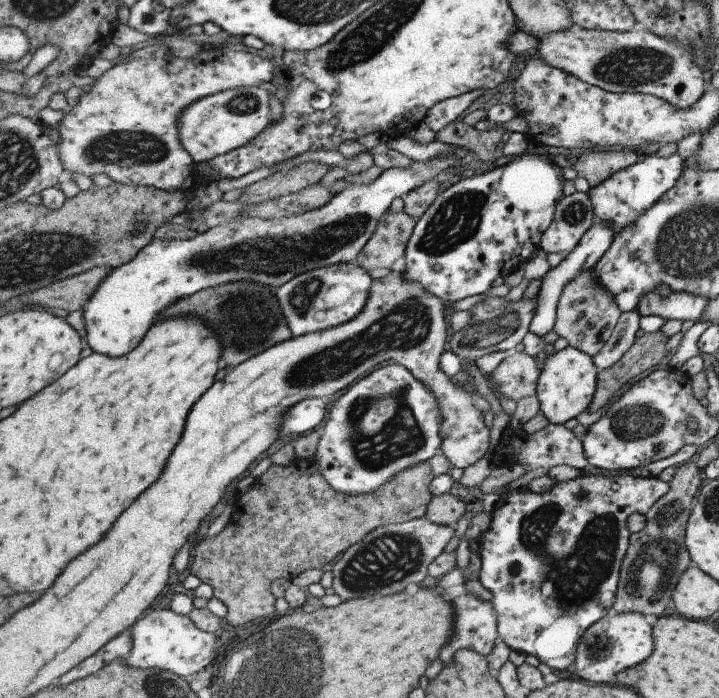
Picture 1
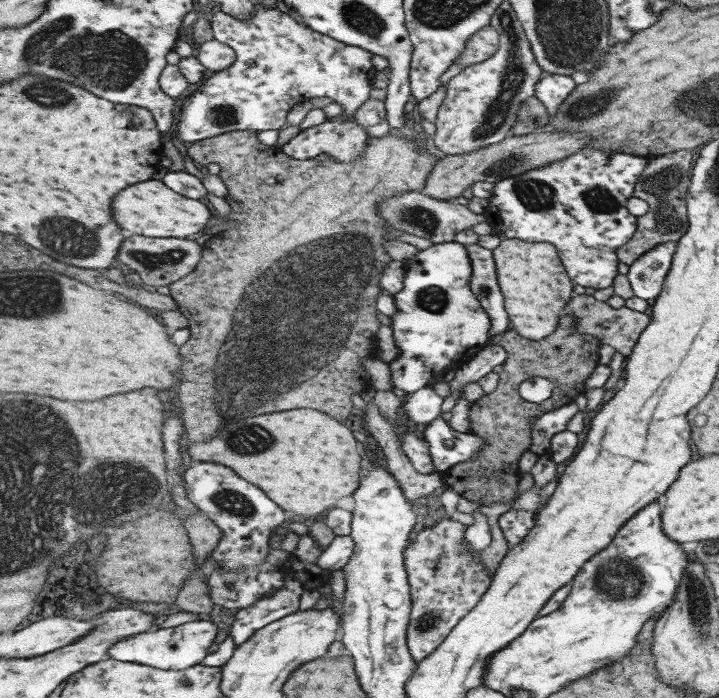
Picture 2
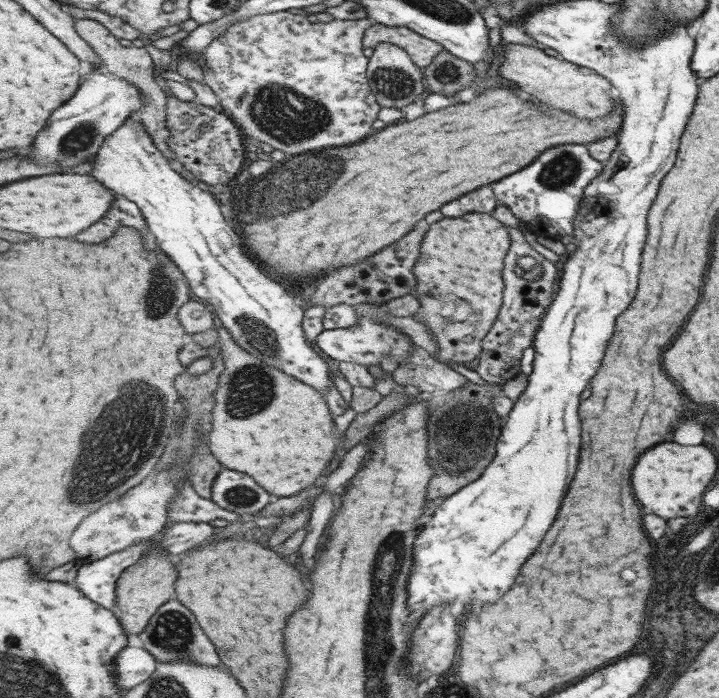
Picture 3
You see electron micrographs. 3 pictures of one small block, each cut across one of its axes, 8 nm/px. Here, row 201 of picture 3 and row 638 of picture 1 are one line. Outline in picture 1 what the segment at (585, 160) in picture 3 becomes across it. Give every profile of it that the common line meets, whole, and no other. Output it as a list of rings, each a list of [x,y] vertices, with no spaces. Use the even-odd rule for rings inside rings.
[[[578,475],[575,478],[557,484],[543,495],[529,494],[525,488],[520,488],[513,492],[503,495],[493,509],[492,518],[488,529],[479,536],[479,557],[480,572],[479,580],[482,586],[492,594],[491,604],[495,608],[497,620],[499,620],[498,638],[510,649],[521,652],[524,655],[531,654],[536,656],[540,662],[545,663],[551,669],[569,670],[575,664],[579,642],[585,637],[587,630],[597,621],[601,621],[613,611],[615,600],[619,588],[619,581],[622,580],[622,564],[630,548],[630,536],[632,535],[627,522],[631,514],[645,515],[651,508],[662,500],[670,492],[670,484],[665,483],[659,476],[649,478],[638,478],[635,476],[619,475],[618,477],[602,475]]]

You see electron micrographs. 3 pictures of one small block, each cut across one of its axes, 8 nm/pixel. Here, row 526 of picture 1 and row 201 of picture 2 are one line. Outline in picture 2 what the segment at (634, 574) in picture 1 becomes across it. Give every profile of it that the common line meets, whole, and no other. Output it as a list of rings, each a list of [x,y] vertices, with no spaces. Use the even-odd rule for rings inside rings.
[[[676,151],[663,157],[655,157],[649,162],[649,168],[639,177],[638,185],[635,186],[635,198],[645,201],[649,208],[647,212],[639,216],[639,230],[635,234],[635,238],[623,246],[619,250],[619,260],[629,264],[629,268],[647,251],[653,250],[656,246],[665,242],[673,242],[680,240],[680,236],[687,230],[687,220],[685,220],[685,190],[690,186],[689,174],[691,174],[691,164],[693,164],[692,151]]]

